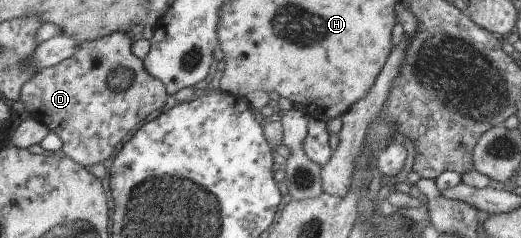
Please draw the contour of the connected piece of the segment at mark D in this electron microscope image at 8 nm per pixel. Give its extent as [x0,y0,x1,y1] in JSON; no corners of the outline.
[19,31,165,167]

